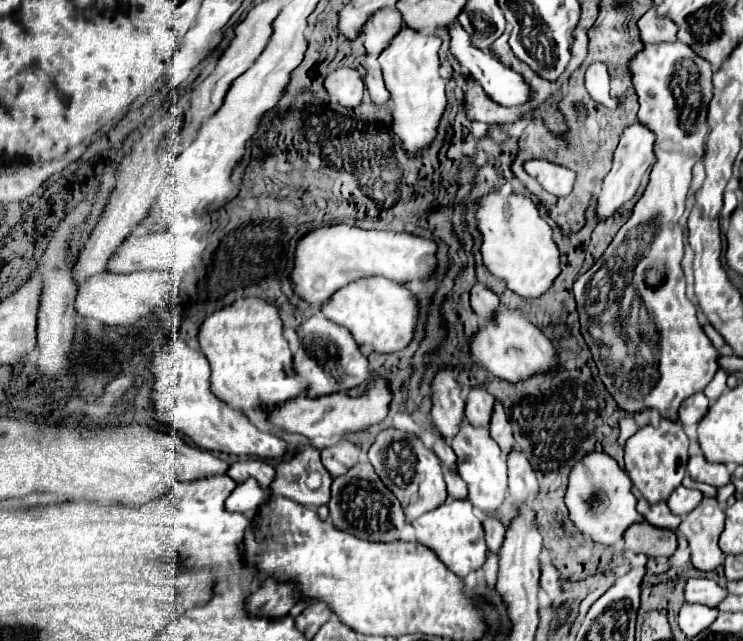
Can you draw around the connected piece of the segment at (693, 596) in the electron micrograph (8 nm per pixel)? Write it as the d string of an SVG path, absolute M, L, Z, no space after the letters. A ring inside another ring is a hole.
M692 578L686 584L686 602L704 604L710 608L716 608L726 598L726 588L718 586L716 580L708 578Z

